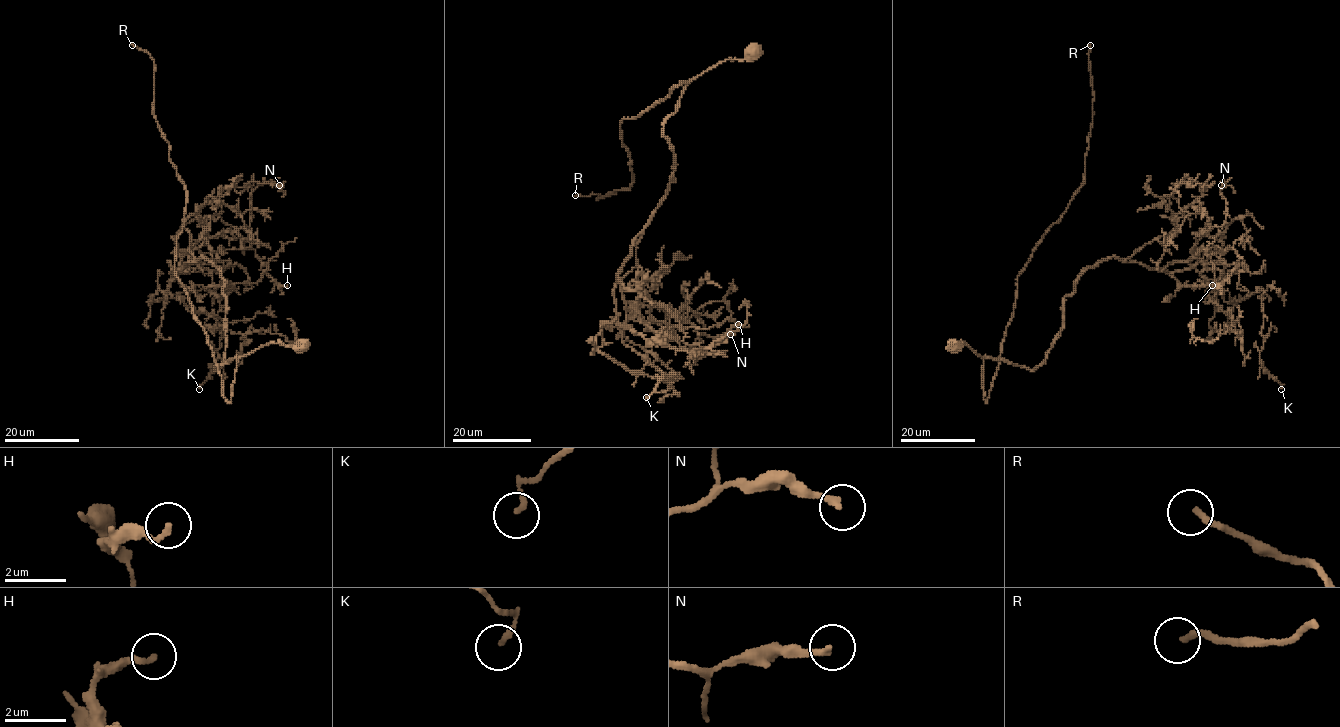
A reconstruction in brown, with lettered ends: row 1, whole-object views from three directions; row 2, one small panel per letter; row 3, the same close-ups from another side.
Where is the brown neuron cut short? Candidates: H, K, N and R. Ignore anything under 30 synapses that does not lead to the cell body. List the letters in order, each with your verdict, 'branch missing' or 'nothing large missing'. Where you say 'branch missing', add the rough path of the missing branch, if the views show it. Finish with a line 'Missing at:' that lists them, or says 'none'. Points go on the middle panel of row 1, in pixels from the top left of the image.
H: nothing large missing
K: nothing large missing
N: nothing large missing
R: branch missing
Missing at: R

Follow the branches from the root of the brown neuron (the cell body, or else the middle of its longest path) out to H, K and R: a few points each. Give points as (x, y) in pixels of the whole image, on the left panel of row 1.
H: (302, 344), (266, 343), (215, 370), (224, 279), (205, 257), (173, 270), (194, 248), (250, 248), (287, 285)
K: (302, 344), (215, 370), (221, 272), (168, 262), (151, 302), (219, 298), (199, 389)
R: (302, 344), (240, 357), (225, 398), (174, 269), (186, 189), (153, 113), (154, 62), (132, 45)

